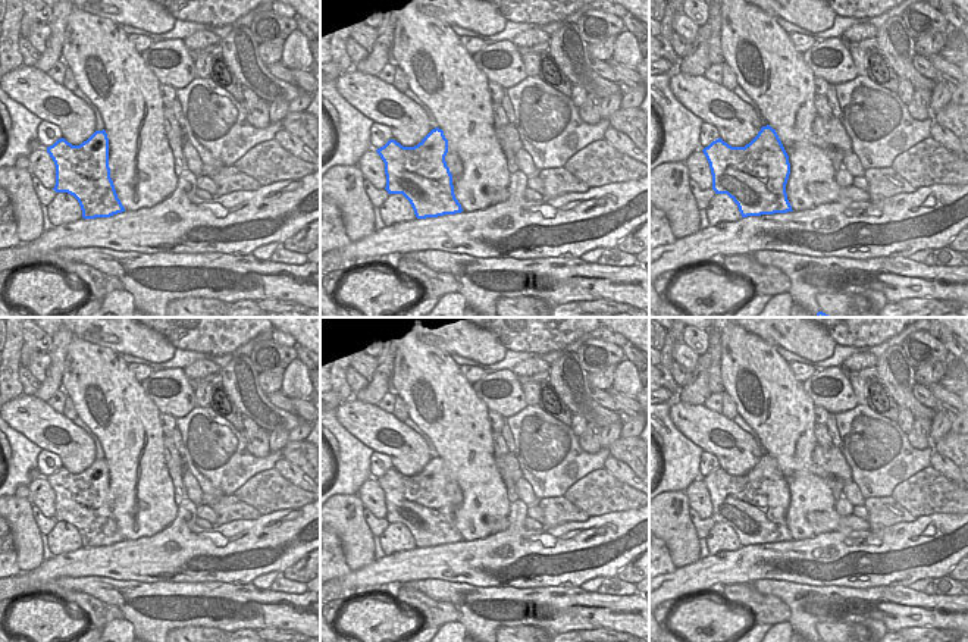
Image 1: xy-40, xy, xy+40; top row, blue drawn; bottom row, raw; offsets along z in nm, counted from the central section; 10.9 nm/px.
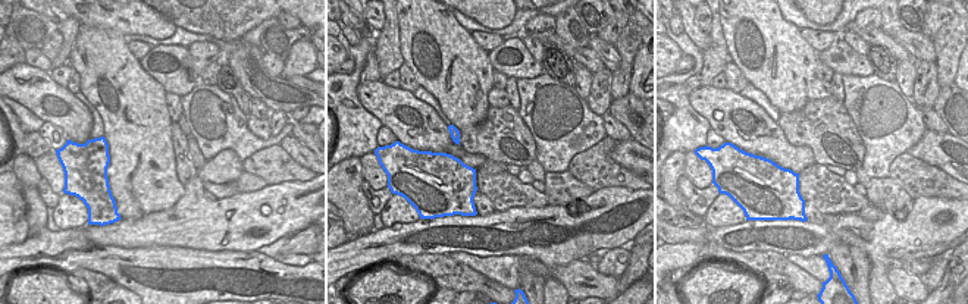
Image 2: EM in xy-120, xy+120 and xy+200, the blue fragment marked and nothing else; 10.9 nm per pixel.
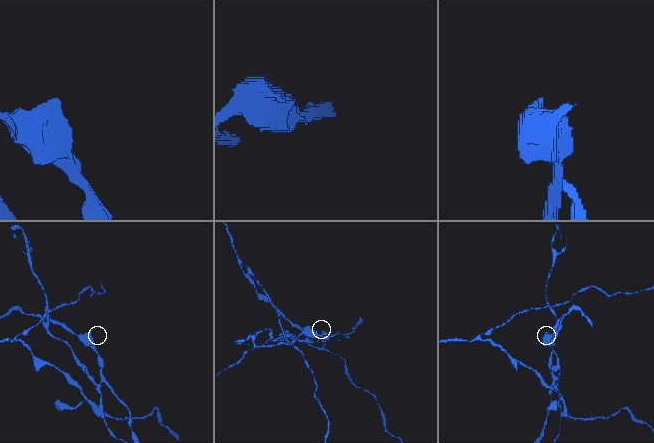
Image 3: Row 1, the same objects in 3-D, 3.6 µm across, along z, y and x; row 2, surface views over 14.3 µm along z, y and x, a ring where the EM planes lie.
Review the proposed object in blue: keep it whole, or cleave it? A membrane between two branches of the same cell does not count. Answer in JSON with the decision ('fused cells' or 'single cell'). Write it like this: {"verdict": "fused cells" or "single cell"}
{"verdict": "fused cells"}

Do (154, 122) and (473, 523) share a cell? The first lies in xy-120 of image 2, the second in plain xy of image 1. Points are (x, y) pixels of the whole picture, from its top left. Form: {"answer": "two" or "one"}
{"answer": "one"}

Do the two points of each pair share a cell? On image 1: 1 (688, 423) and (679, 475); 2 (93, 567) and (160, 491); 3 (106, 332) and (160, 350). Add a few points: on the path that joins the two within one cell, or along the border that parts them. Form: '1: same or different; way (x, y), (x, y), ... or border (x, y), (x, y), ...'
1: different; border (673, 404), (670, 409), (672, 422), (704, 450)
2: different; border (159, 532), (125, 541)
3: same; way (119, 334), (147, 344)

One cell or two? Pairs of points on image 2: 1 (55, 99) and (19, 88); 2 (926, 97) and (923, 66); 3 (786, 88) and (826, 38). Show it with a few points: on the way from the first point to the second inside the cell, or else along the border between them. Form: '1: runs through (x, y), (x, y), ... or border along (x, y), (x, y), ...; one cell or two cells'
1: runs through (46, 99), (34, 88), (28, 88); one cell
2: runs through (924, 90), (924, 74); one cell
3: border along (799, 30), (799, 34), (817, 53); two cells

